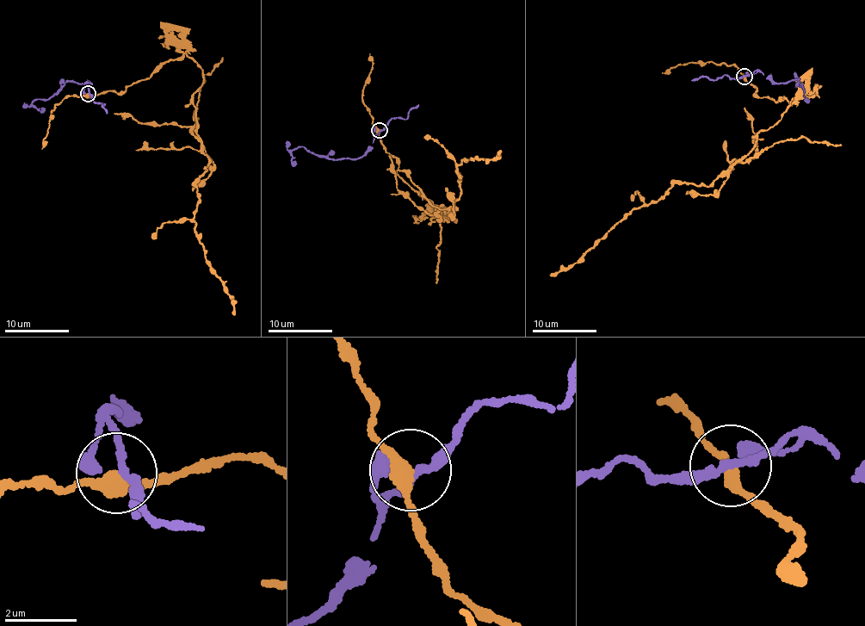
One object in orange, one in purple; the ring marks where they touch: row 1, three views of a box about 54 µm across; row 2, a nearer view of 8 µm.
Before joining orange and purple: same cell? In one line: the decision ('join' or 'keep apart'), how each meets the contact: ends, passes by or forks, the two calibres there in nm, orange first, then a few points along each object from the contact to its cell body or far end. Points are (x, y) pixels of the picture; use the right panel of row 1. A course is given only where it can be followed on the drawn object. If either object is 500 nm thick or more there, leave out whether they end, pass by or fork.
keep apart; orange passes by; purple passes by; calibres 320 and 200 nm; course orange (744, 76), (758, 96), (792, 103), (758, 133), (754, 149), (712, 183), (677, 181), (549, 275); course purple (745, 76), (756, 71), (784, 83), (793, 78), (800, 80), (796, 86), (798, 83), (808, 101)

